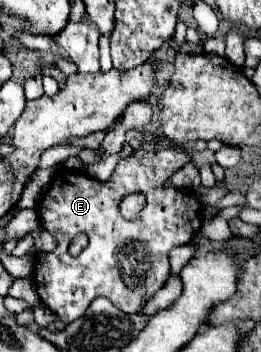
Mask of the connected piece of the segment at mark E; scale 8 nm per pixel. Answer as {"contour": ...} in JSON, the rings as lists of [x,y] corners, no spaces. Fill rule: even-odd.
{"contour":[[[139,147],[133,155],[117,163],[105,183],[67,169],[53,177],[47,195],[39,203],[39,215],[43,227],[57,239],[57,249],[39,255],[33,281],[41,301],[49,305],[63,323],[79,319],[99,295],[111,299],[113,305],[125,313],[139,313],[145,301],[165,285],[169,275],[169,251],[187,245],[201,227],[203,207],[195,193],[163,185],[163,181],[187,161],[189,155],[183,151],[151,151]],[[133,191],[141,191],[147,197],[147,205],[137,221],[125,221],[119,215],[119,201]],[[79,233],[89,237],[89,245],[81,255],[71,257],[67,245]]]}

